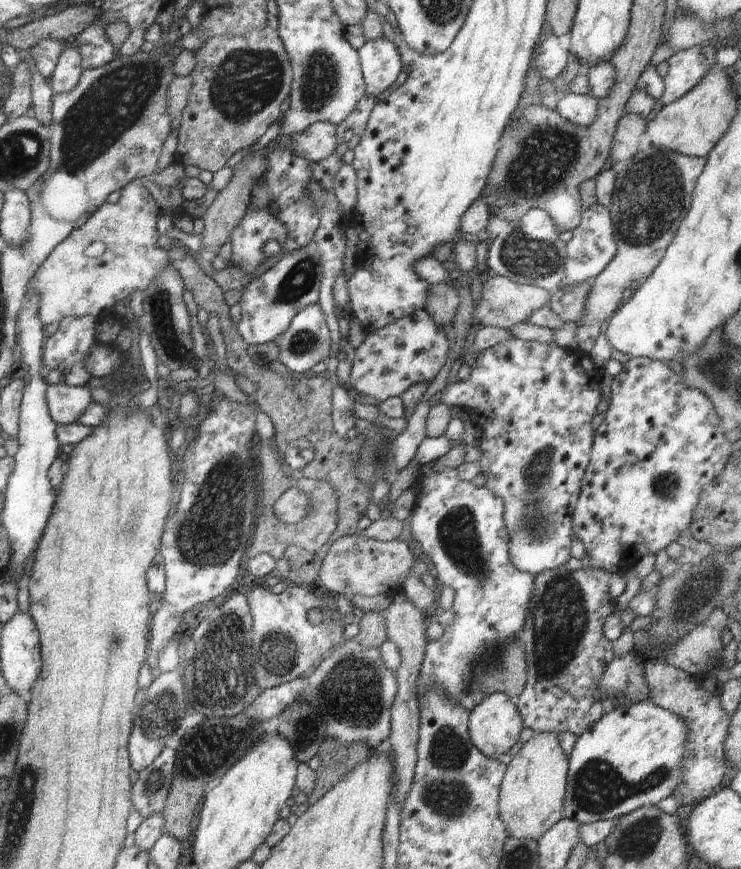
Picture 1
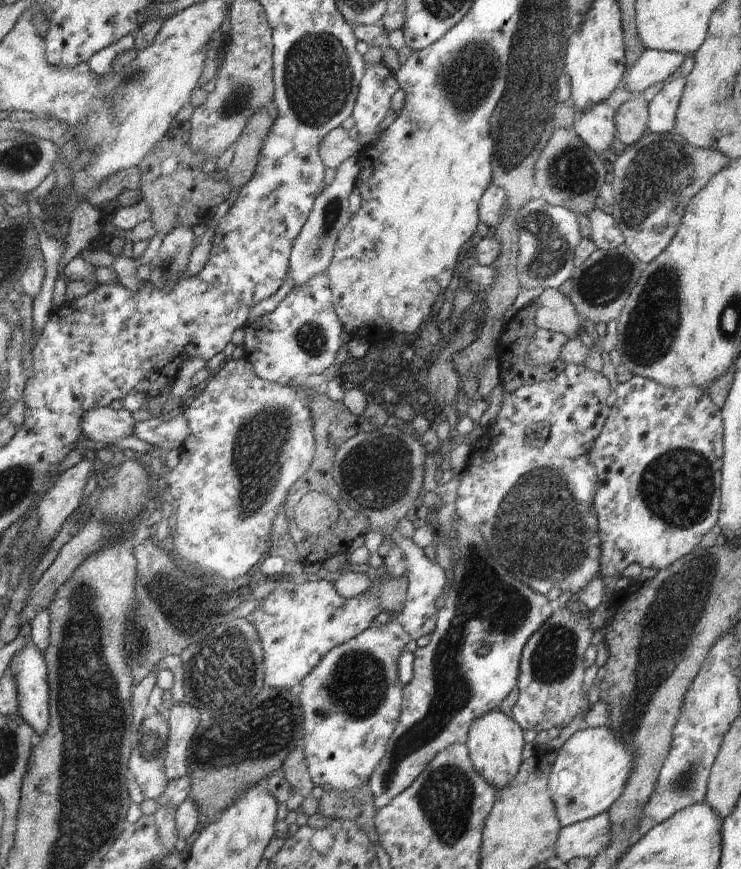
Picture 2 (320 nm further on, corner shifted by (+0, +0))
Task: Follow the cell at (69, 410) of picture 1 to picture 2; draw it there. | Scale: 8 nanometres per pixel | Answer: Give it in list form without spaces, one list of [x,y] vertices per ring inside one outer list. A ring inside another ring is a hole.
[[[111,407],[87,410],[83,414],[81,427],[86,438],[103,445],[134,435],[137,421],[126,409],[114,410]]]

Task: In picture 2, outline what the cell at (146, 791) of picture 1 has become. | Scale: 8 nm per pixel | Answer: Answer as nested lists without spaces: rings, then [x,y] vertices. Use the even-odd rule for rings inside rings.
[[[186,701],[175,702],[166,712],[165,720],[169,726],[165,771],[170,779],[188,774],[188,750],[194,733],[200,724],[200,711]]]

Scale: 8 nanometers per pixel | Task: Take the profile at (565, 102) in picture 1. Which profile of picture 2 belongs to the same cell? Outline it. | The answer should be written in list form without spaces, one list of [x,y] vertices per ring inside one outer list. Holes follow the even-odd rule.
[[[598,103],[588,110],[578,113],[572,130],[596,153],[610,154],[610,144],[616,138],[615,109]]]

